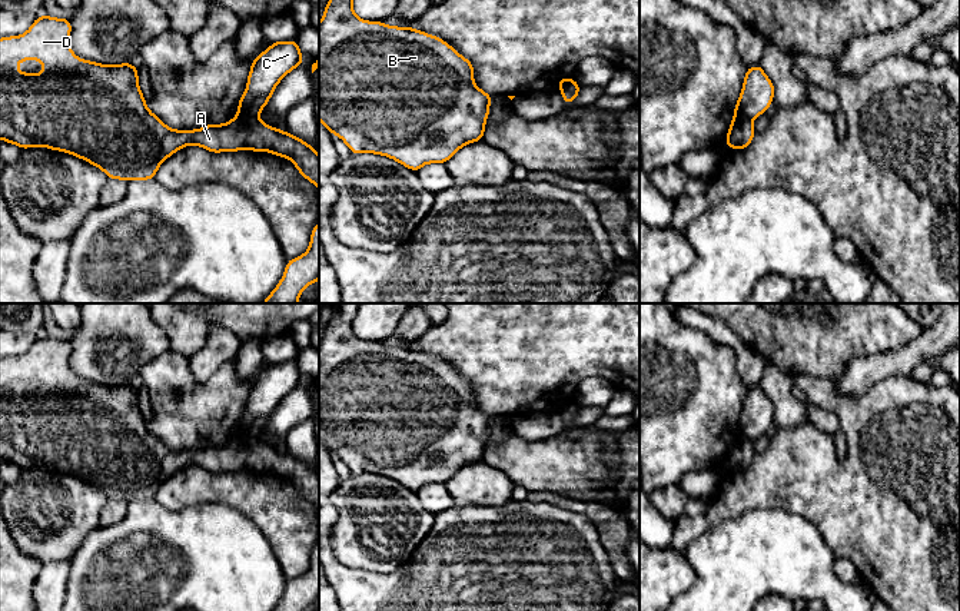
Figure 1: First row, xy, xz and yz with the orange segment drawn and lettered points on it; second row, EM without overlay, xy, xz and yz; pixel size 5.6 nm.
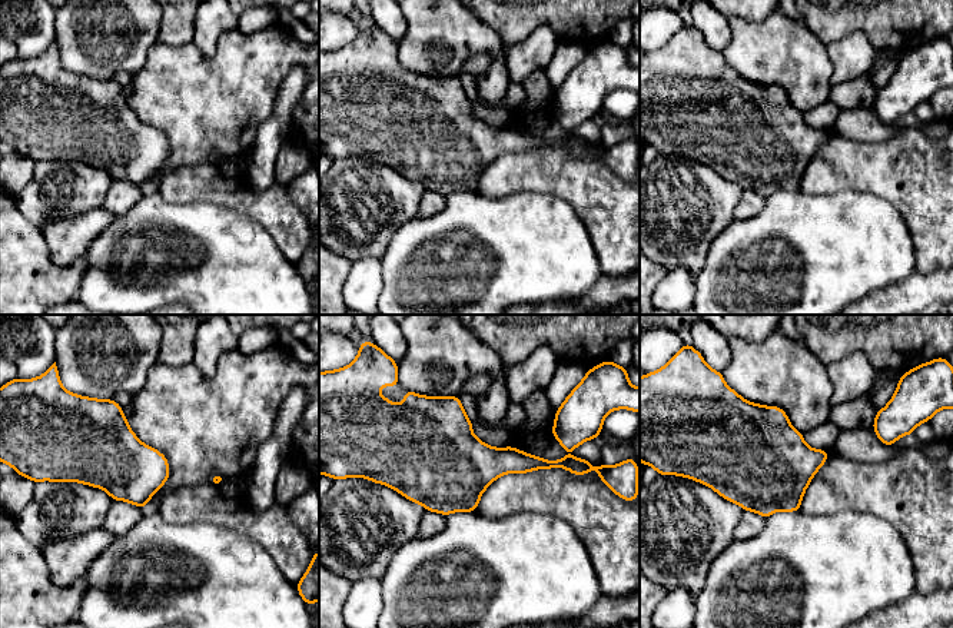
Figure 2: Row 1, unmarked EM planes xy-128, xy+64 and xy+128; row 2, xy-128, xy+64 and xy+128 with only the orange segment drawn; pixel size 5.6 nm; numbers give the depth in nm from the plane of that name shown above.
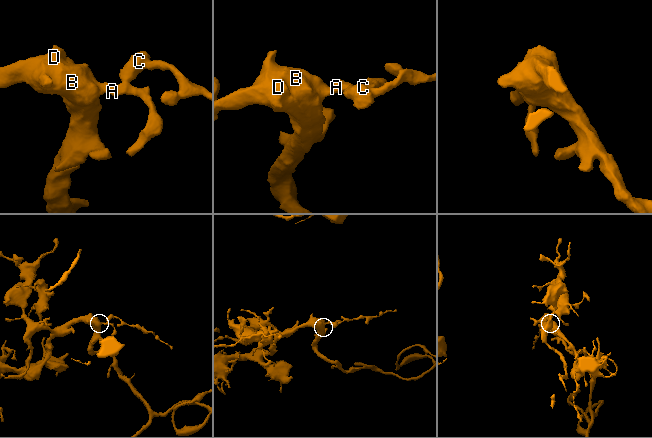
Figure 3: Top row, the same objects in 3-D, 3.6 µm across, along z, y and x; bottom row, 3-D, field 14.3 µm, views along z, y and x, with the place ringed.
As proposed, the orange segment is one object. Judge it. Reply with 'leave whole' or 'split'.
split

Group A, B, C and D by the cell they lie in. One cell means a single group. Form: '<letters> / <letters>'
A B D / C

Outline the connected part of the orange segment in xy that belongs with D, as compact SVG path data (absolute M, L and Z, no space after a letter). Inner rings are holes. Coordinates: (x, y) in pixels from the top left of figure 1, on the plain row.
M40 336L21 356L0 359L0 459L21 469L49 468L77 476L102 489L109 499L155 499L163 481L187 465L209 472L270 472L293 482L299 494L319 509L319 475L302 459L266 446L258 438L235 436L225 445L173 451L146 426L139 391L127 383L99 385L80 381L69 366L69 339ZM40 381L41 395L21 394L17 383Z

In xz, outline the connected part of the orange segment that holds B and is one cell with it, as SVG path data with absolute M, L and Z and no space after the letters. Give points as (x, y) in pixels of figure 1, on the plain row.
M335 303L333 315L328 322L319 343L319 441L330 455L335 454L346 464L352 475L359 475L362 472L383 475L413 492L418 492L426 484L445 485L462 466L482 461L492 416L475 406L472 382L462 378L441 358L431 356L413 348L386 346L382 342L366 342L359 339L352 331L352 321L358 306L359 303Z

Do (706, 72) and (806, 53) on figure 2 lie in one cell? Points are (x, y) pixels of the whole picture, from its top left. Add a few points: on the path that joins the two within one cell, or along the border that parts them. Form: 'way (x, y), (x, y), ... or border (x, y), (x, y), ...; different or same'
border (721, 52), (729, 66), (749, 80), (761, 83); different

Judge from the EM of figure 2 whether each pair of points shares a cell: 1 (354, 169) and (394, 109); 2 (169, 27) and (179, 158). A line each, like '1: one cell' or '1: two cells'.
1: one cell
2: two cells

